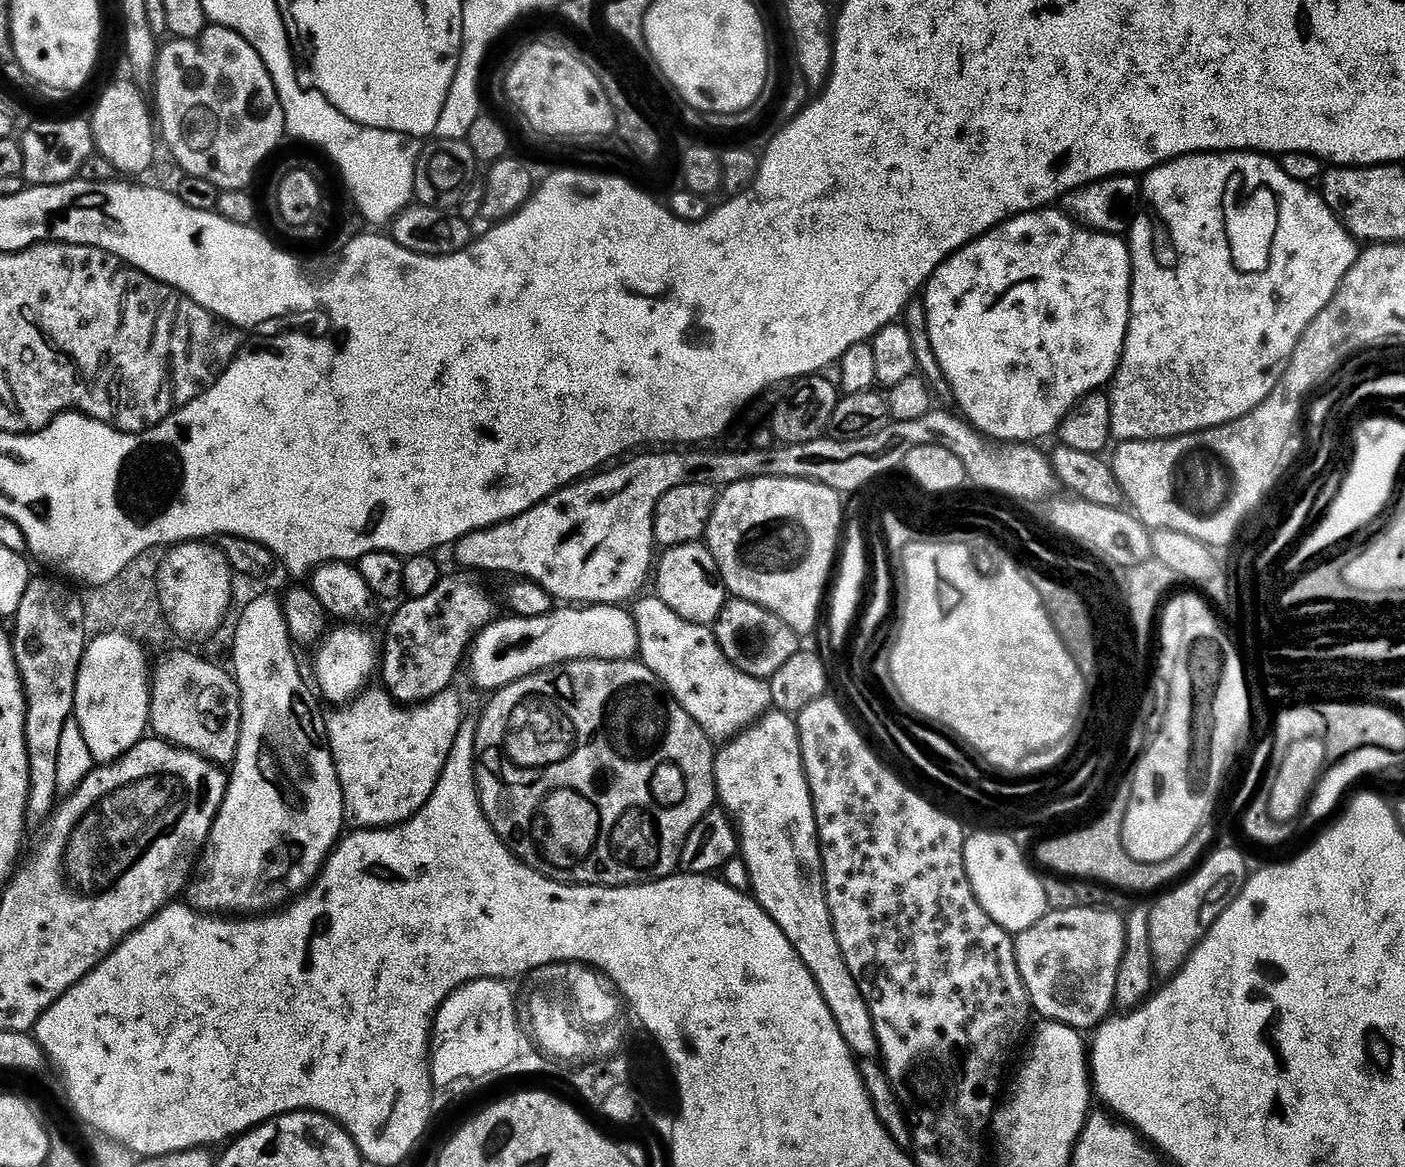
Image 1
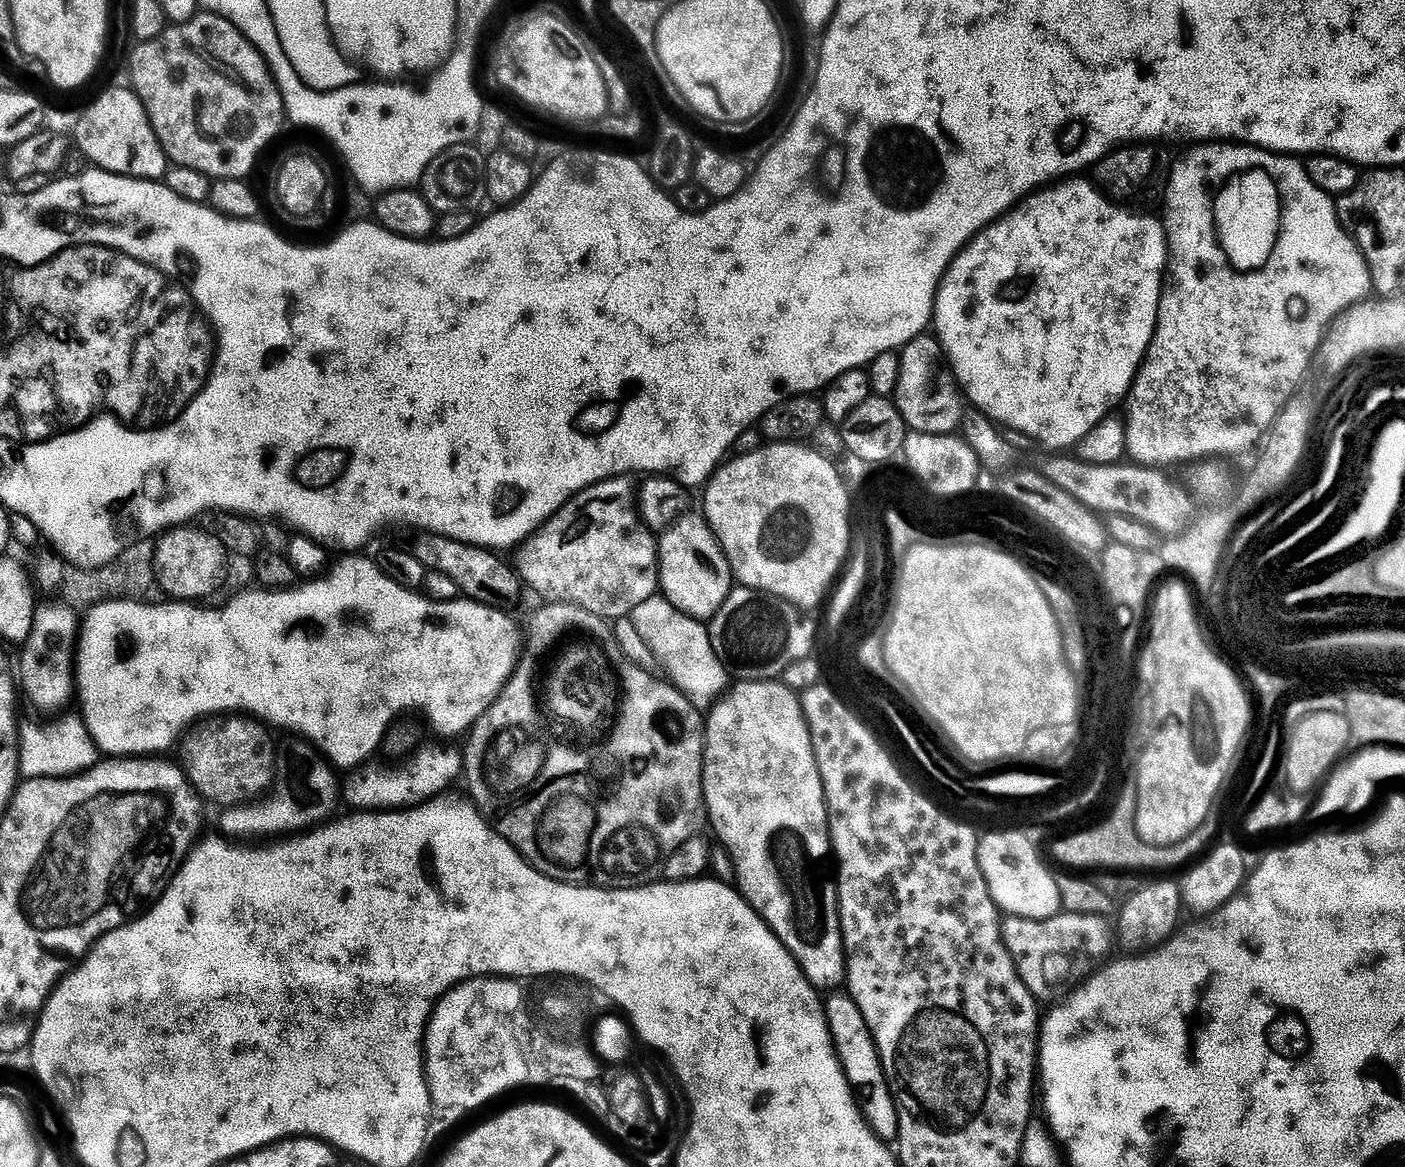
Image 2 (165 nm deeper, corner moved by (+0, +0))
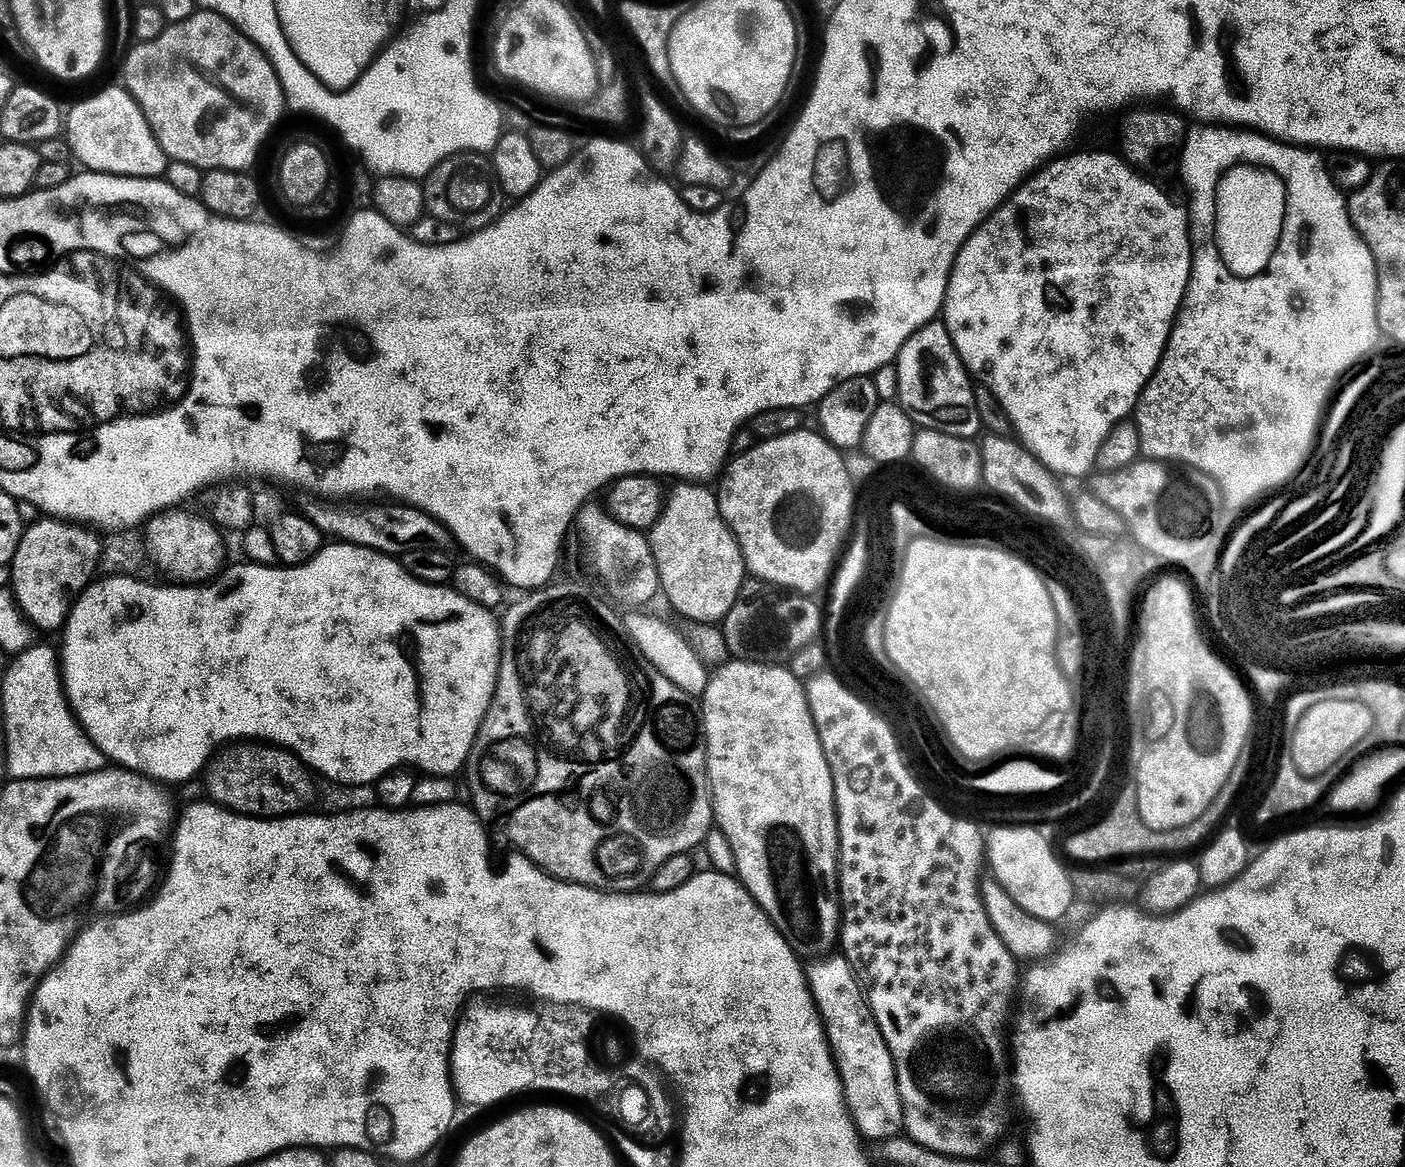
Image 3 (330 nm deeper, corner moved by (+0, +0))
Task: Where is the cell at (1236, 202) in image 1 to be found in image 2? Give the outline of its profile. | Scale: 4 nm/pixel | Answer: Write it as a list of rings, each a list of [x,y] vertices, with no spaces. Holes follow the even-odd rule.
[[[1235,142],[1196,144],[1187,151],[1188,153],[1173,166],[1172,173],[1168,176],[1168,193],[1164,196],[1162,223],[1164,234],[1168,238],[1168,266],[1164,287],[1160,293],[1156,329],[1148,353],[1140,363],[1140,369],[1136,371],[1136,381],[1126,397],[1126,440],[1132,440],[1132,452],[1158,456],[1161,459],[1175,459],[1178,454],[1211,457],[1214,450],[1222,450],[1222,446],[1230,443],[1228,431],[1235,424],[1240,424],[1251,416],[1252,428],[1268,424],[1268,420],[1276,416],[1276,408],[1284,404],[1284,396],[1292,392],[1299,371],[1308,364],[1311,347],[1314,346],[1315,339],[1319,339],[1320,330],[1328,321],[1328,317],[1333,316],[1342,305],[1352,304],[1352,300],[1362,295],[1367,287],[1365,275],[1362,273],[1364,264],[1360,264],[1356,248],[1348,244],[1348,230],[1336,215],[1336,200],[1318,190],[1314,182],[1310,182],[1307,167],[1301,161],[1300,164],[1296,161],[1299,159]]]

